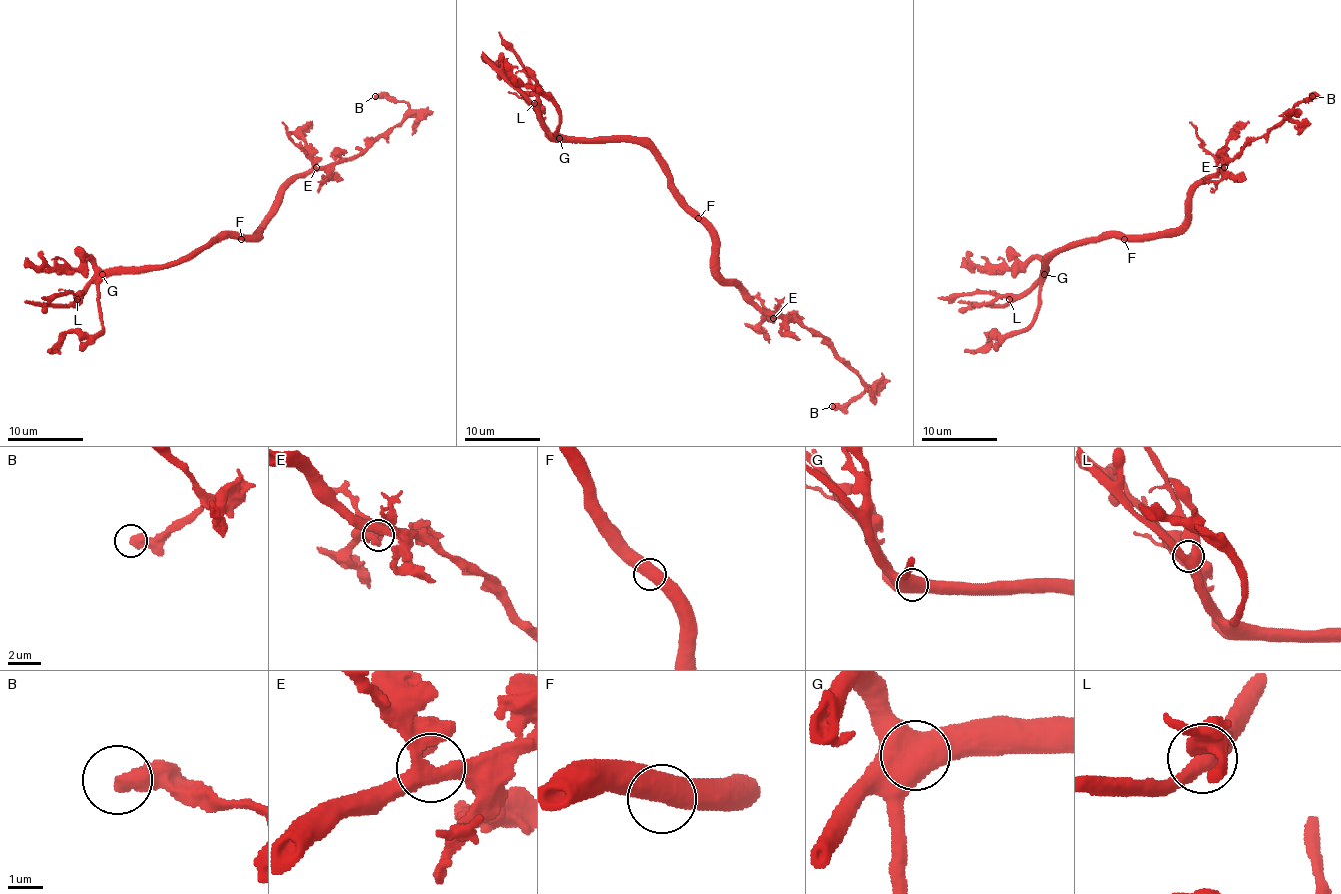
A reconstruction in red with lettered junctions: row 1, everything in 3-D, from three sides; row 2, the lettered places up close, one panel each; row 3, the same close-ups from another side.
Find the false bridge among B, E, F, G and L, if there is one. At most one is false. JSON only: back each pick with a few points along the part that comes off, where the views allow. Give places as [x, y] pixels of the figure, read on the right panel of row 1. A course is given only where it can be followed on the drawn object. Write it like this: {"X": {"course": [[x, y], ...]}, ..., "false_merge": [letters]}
{"false_merge": []}

